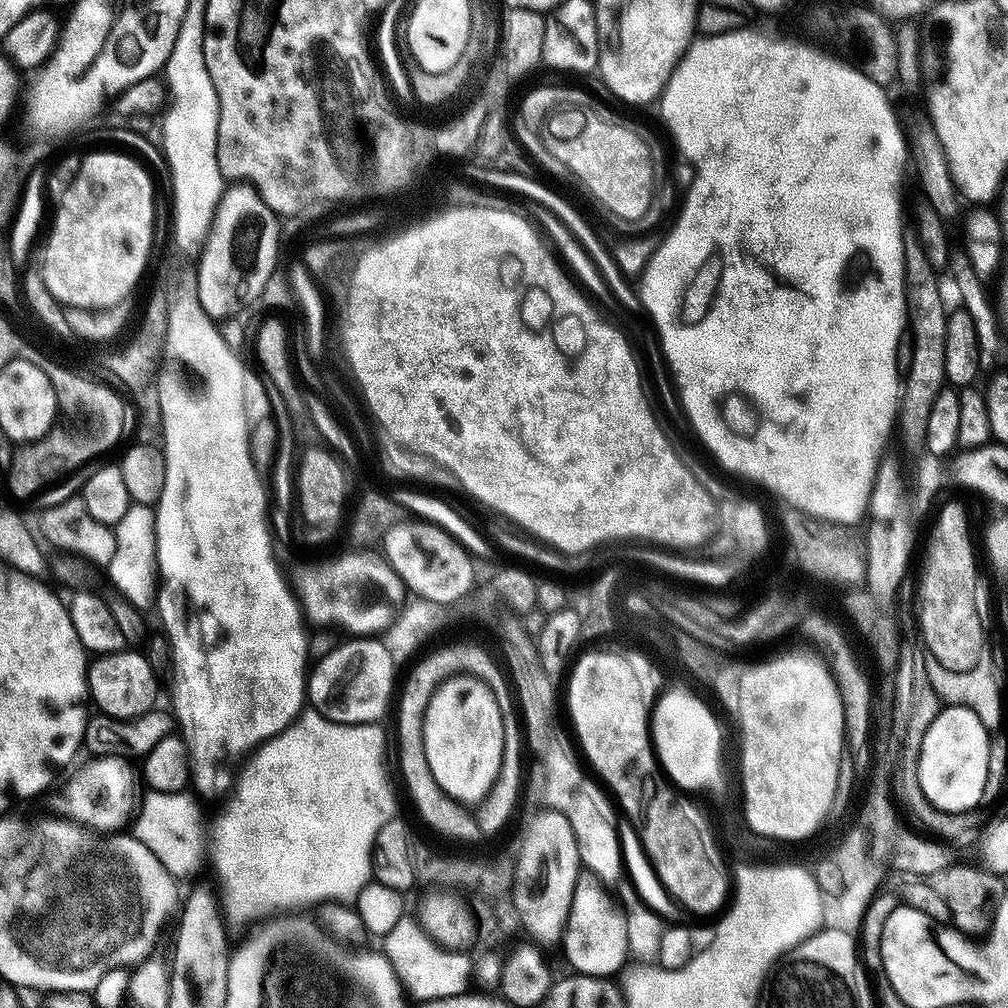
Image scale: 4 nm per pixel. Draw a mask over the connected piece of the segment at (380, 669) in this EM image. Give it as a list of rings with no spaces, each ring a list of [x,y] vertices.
[[[380,638],[348,639],[345,644],[344,641],[337,643],[330,654],[311,665],[306,685],[307,703],[336,724],[374,724],[383,721],[387,712],[389,715],[394,689],[398,684],[392,652]]]

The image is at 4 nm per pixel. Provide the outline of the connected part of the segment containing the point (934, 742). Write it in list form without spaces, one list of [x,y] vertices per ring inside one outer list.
[[[962,705],[941,707],[922,740],[917,762],[918,782],[926,798],[938,811],[955,813],[979,809],[987,780],[990,731],[972,709]]]

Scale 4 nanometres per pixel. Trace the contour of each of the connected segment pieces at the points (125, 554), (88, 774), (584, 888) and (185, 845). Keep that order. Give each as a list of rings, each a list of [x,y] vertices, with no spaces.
[[[147,504],[130,505],[126,514],[114,525],[116,541],[114,558],[106,565],[106,572],[112,579],[111,587],[123,594],[136,608],[148,610],[156,603],[158,573],[156,570],[156,514]]]
[[[103,756],[92,758],[87,761],[68,780],[64,788],[64,804],[68,807],[67,815],[75,820],[77,824],[85,824],[88,828],[94,828],[97,832],[111,833],[120,830],[124,824],[124,815],[132,804],[132,768],[123,756]]]
[[[581,871],[576,879],[574,898],[570,902],[570,914],[564,927],[563,944],[565,958],[576,967],[573,969],[577,973],[586,976],[615,977],[624,959],[629,959],[626,917],[613,893],[590,871]]]
[[[148,790],[145,793],[144,801],[140,804],[140,813],[136,816],[136,839],[148,847],[150,854],[154,854],[154,858],[158,858],[162,866],[166,866],[171,876],[188,878],[188,868],[195,868],[200,872],[196,856],[206,856],[206,848],[200,845],[202,836],[196,836],[196,817],[202,814],[201,807],[195,804],[197,801],[184,792],[162,794]]]

